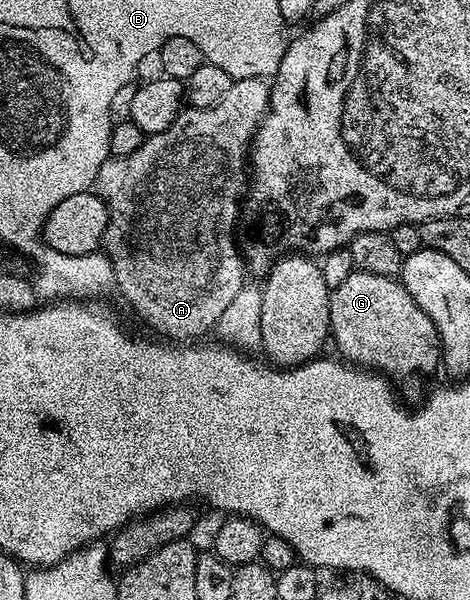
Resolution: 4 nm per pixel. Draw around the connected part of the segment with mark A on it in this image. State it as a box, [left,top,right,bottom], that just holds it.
[94,79,269,341]

